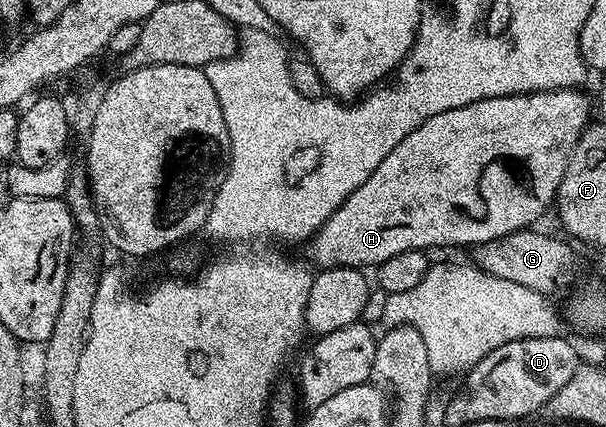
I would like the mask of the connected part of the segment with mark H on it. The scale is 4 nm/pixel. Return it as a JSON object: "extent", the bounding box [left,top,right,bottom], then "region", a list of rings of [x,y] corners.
{"extent":[311,88,590,270],"region":[[[579,88],[550,89],[546,93],[529,93],[527,95],[515,93],[512,97],[491,97],[475,101],[466,107],[442,111],[442,115],[434,115],[430,119],[426,119],[426,123],[422,123],[422,127],[410,131],[410,135],[406,135],[406,139],[402,139],[402,143],[398,143],[398,147],[394,147],[394,151],[390,151],[390,155],[386,155],[386,159],[382,159],[382,163],[378,163],[378,171],[374,171],[374,175],[370,175],[370,179],[366,179],[366,183],[362,183],[362,187],[358,187],[358,191],[350,194],[346,203],[342,203],[342,207],[338,207],[338,211],[334,211],[334,215],[330,215],[330,219],[326,219],[323,227],[311,238],[312,257],[317,261],[317,266],[320,269],[363,270],[364,265],[369,265],[369,267],[381,265],[386,263],[386,259],[398,255],[401,251],[410,251],[411,249],[433,251],[432,249],[440,249],[443,245],[475,247],[482,243],[490,243],[490,239],[498,239],[502,235],[510,235],[519,229],[535,226],[536,220],[547,209],[549,212],[550,206],[555,202],[556,192],[562,183],[562,175],[566,171],[566,163],[570,159],[582,131],[587,129],[590,124],[588,101],[580,92]]]}

